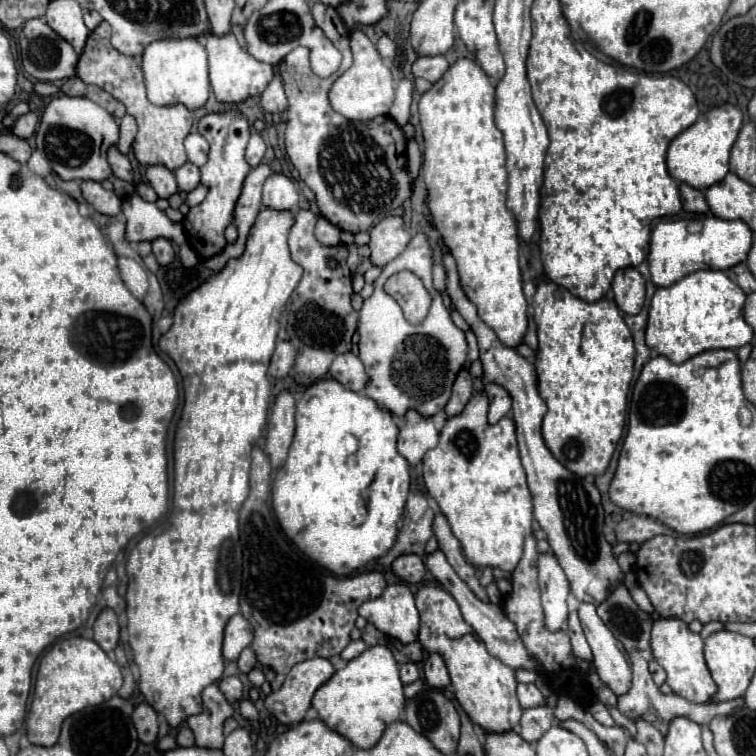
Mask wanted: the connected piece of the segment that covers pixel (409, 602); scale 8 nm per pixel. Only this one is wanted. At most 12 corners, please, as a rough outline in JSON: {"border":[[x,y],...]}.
{"border":[[405,583],[365,601],[359,615],[405,645],[417,641],[419,611]]}

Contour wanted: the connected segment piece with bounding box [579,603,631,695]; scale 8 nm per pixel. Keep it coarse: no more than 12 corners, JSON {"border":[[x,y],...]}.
{"border":[[593,603],[579,619],[601,681],[615,695],[631,687],[623,645],[599,619]]}

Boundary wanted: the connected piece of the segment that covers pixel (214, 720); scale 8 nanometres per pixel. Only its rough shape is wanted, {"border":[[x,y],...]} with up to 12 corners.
{"border":[[217,683],[203,691],[203,711],[185,723],[197,747],[223,747],[233,707]]}

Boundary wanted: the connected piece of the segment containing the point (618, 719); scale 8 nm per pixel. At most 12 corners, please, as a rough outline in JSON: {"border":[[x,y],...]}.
{"border":[[609,707],[611,717],[617,725],[629,729],[631,737],[635,735],[635,725],[619,713],[617,707]]}

